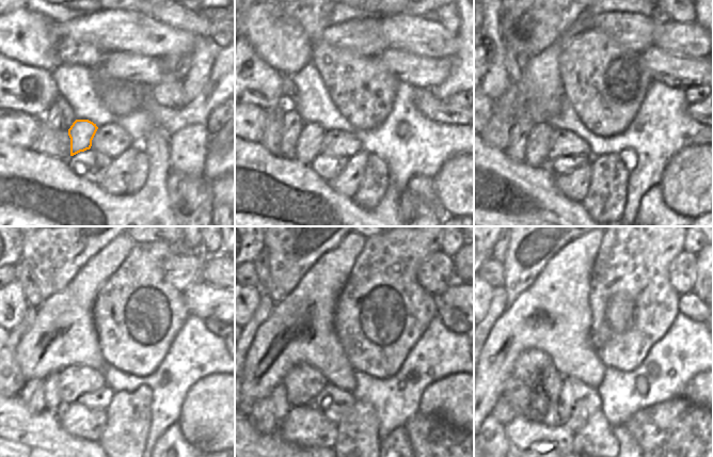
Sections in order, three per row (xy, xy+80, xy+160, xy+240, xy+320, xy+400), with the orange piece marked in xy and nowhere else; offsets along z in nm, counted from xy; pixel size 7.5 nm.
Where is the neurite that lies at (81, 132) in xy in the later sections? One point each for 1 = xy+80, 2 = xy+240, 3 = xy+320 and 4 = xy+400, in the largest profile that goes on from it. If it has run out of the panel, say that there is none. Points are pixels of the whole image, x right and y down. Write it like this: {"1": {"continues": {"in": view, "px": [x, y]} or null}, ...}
{"1": {"continues": {"in": "xy+80", "px": [309, 143]}}, "2": {"continues": {"in": "xy+240", "px": [52, 403]}}, "3": {"continues": {"in": "xy+320", "px": [281, 406]}}, "4": {"continues": {"in": "xy+400", "px": [503, 411]}}}

